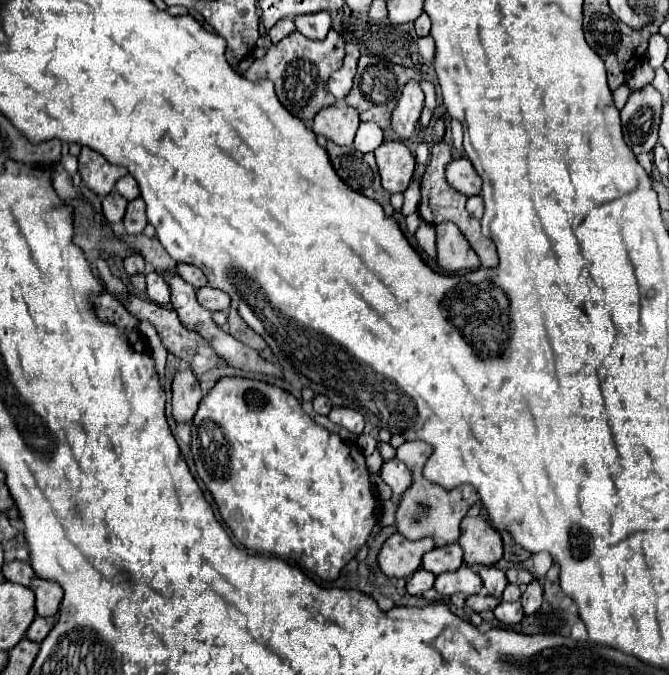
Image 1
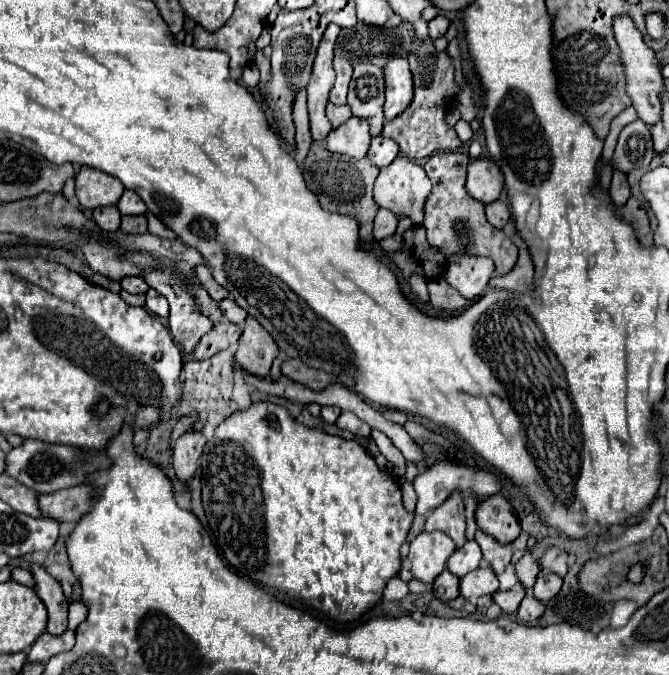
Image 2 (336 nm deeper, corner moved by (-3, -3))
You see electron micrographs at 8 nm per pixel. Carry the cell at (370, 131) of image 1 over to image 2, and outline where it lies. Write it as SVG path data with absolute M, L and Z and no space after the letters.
M384 136L372 138L372 146L370 146L370 152L368 152L368 158L370 158L378 168L390 166L396 156L398 156L398 144L396 144L394 140L384 138Z

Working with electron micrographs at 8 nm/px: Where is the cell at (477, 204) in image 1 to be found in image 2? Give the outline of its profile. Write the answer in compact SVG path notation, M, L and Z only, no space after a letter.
M496 200L492 204L486 206L486 218L490 220L490 224L494 224L496 228L506 228L510 222L510 208L504 200Z

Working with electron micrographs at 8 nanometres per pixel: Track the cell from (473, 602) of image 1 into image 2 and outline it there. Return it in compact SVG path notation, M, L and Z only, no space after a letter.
M516 584L514 588L510 588L510 590L506 590L506 592L498 590L492 598L494 598L494 602L496 602L506 614L510 614L510 612L516 612L516 610L518 610L524 594L526 594L524 586L522 586L522 584Z

